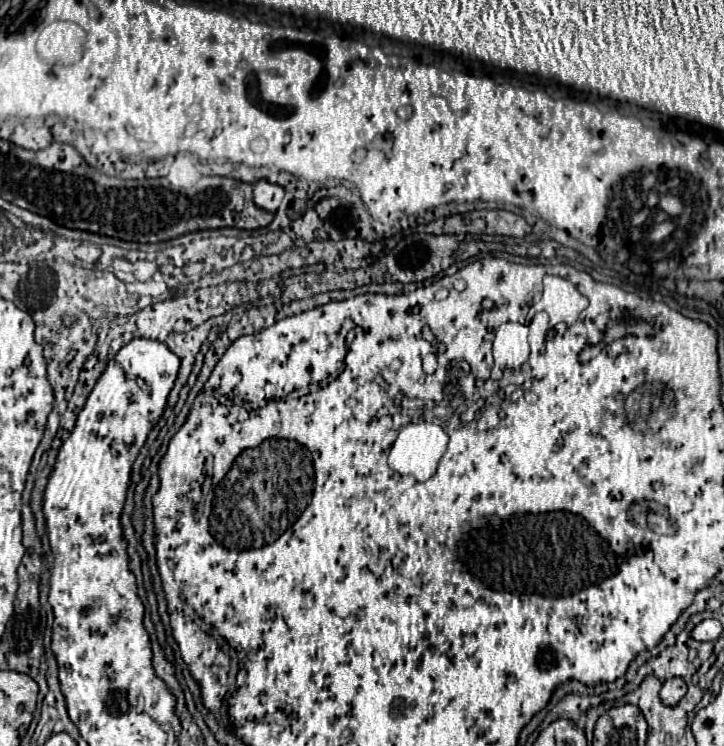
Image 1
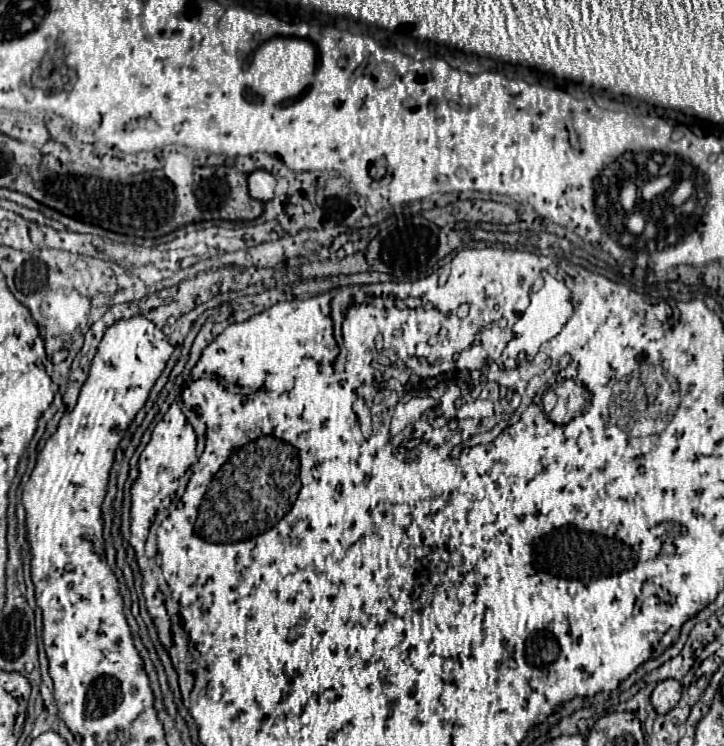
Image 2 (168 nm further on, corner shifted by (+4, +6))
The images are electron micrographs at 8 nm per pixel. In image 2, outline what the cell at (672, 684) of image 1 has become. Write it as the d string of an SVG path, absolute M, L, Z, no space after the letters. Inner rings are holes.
M678 680L658 682L654 692L652 692L652 706L654 706L654 710L658 714L670 712L678 704L680 694L682 694L682 684Z

